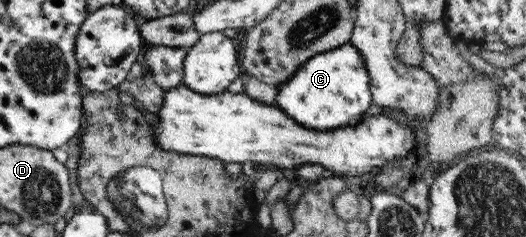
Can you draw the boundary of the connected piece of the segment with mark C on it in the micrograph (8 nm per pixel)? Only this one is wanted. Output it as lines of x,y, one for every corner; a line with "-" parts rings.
350,43
324,52
309,59
289,80
277,86
279,100
275,105
291,116
291,119
294,119
300,126
315,129
315,131
327,131
327,129
345,127
345,125
354,126
362,119
361,115
373,104
368,71
365,69
359,50

